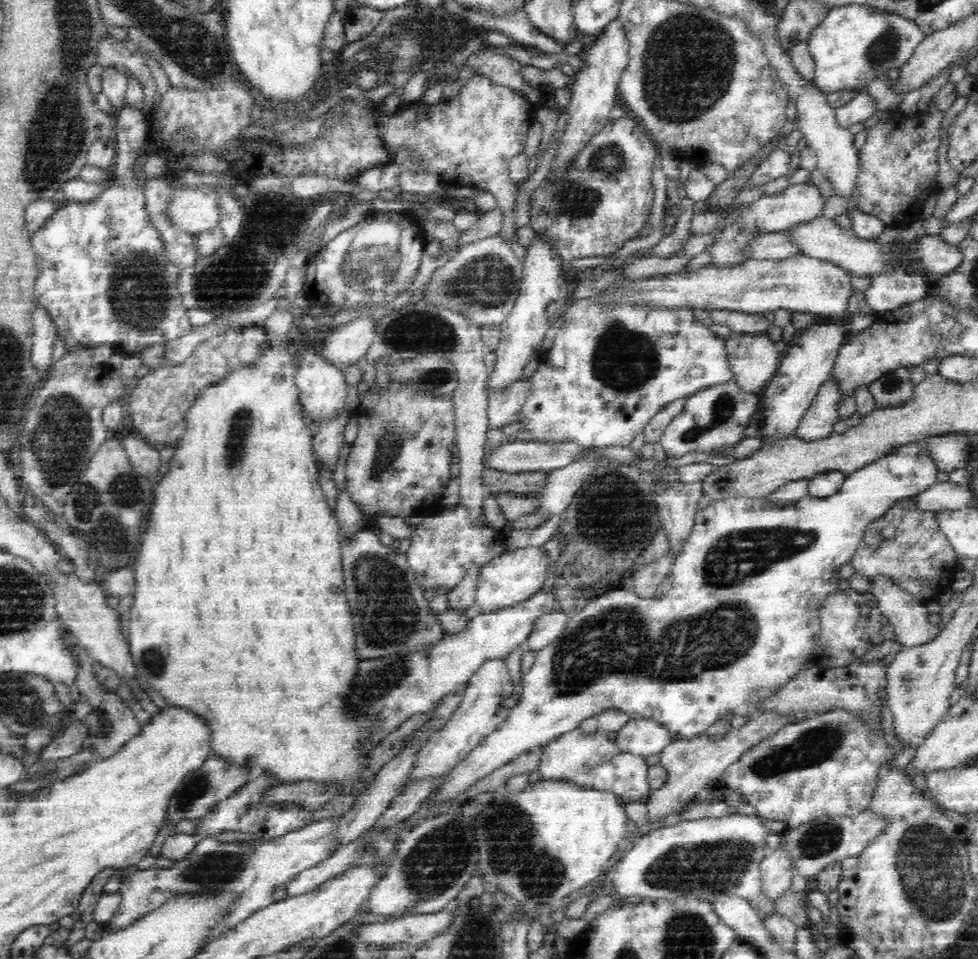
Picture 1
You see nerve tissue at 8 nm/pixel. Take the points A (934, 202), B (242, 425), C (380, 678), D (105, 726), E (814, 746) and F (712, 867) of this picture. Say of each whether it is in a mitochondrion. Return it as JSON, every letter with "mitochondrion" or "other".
{"A":"other","B":"mitochondrion","C":"mitochondrion","D":"mitochondrion","E":"mitochondrion","F":"mitochondrion"}

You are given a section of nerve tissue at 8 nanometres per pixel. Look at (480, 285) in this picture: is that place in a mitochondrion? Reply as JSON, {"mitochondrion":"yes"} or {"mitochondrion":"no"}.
{"mitochondrion":"yes"}

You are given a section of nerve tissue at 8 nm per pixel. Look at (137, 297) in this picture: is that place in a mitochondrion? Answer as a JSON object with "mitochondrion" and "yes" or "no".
{"mitochondrion":"yes"}

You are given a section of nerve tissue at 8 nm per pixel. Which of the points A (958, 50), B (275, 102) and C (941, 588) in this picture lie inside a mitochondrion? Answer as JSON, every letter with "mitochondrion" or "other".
{"A":"other","B":"other","C":"other"}

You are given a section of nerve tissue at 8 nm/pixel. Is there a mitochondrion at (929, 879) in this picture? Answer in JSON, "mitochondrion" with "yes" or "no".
{"mitochondrion":"yes"}

